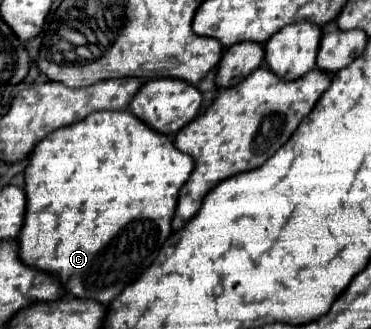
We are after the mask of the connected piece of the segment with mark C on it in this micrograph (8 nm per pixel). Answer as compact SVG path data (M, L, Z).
M129 110L93 112L85 120L63 126L41 140L25 168L27 214L19 242L19 256L25 264L55 272L67 294L109 304L121 288L127 288L153 264L165 240L173 232L171 222L177 196L195 168L195 160L179 152L169 136L153 132Z

